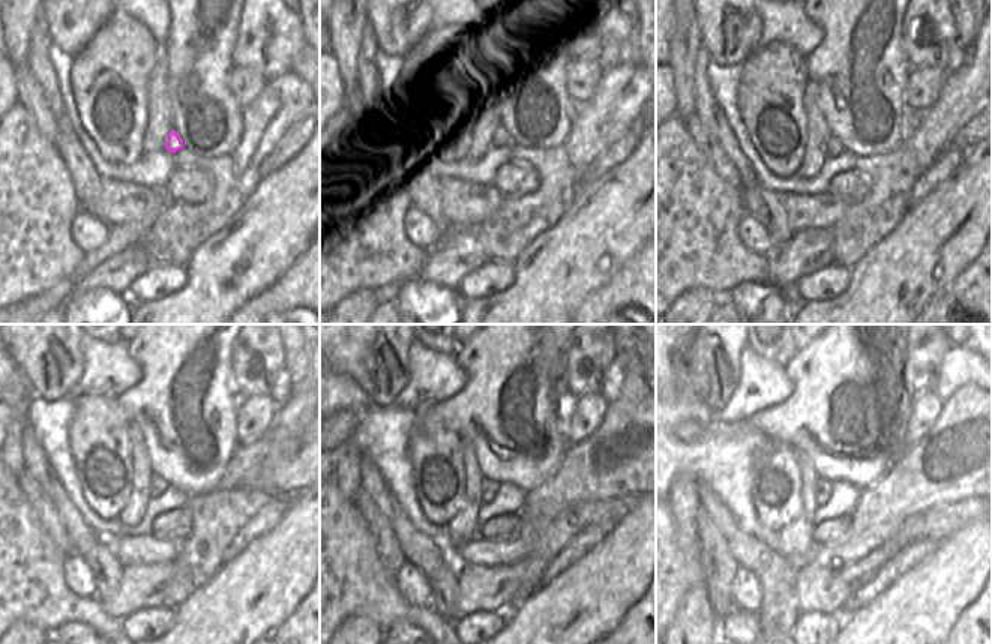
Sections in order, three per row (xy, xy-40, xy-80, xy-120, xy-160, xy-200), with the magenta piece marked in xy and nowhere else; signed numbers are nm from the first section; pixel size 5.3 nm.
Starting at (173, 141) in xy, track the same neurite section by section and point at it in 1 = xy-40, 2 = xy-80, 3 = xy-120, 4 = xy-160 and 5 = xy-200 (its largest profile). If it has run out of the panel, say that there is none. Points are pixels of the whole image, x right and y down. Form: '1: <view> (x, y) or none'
1: xy-40 (502, 141)
2: xy-80 (833, 147)
3: xy-120 (158, 485)
4: xy-160 (488, 488)
5: xy-200 (824, 487)

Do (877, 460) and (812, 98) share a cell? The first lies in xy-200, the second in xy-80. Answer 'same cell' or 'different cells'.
different cells

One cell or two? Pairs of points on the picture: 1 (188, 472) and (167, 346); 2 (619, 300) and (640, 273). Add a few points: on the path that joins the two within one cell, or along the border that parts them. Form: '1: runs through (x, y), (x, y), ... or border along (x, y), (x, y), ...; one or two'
1: runs through (168, 440), (168, 377); one
2: runs through (625, 294), (640, 279); one

